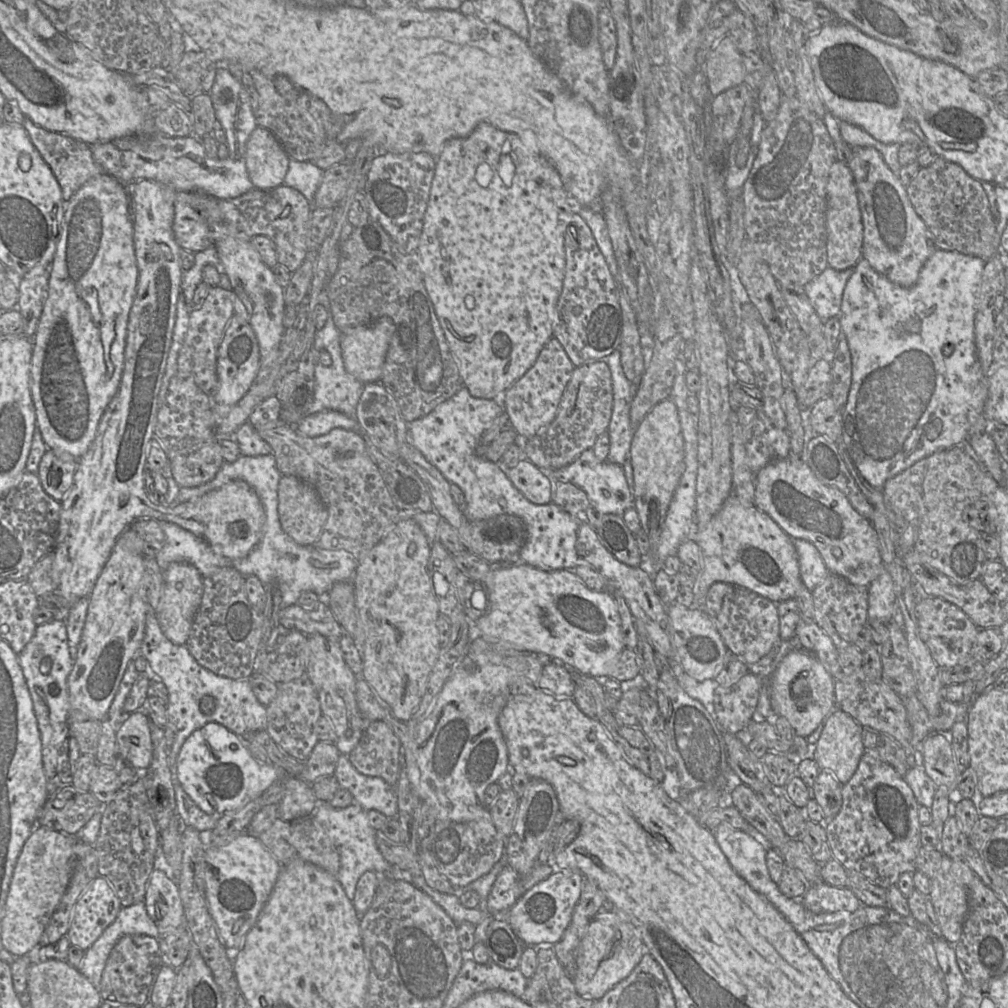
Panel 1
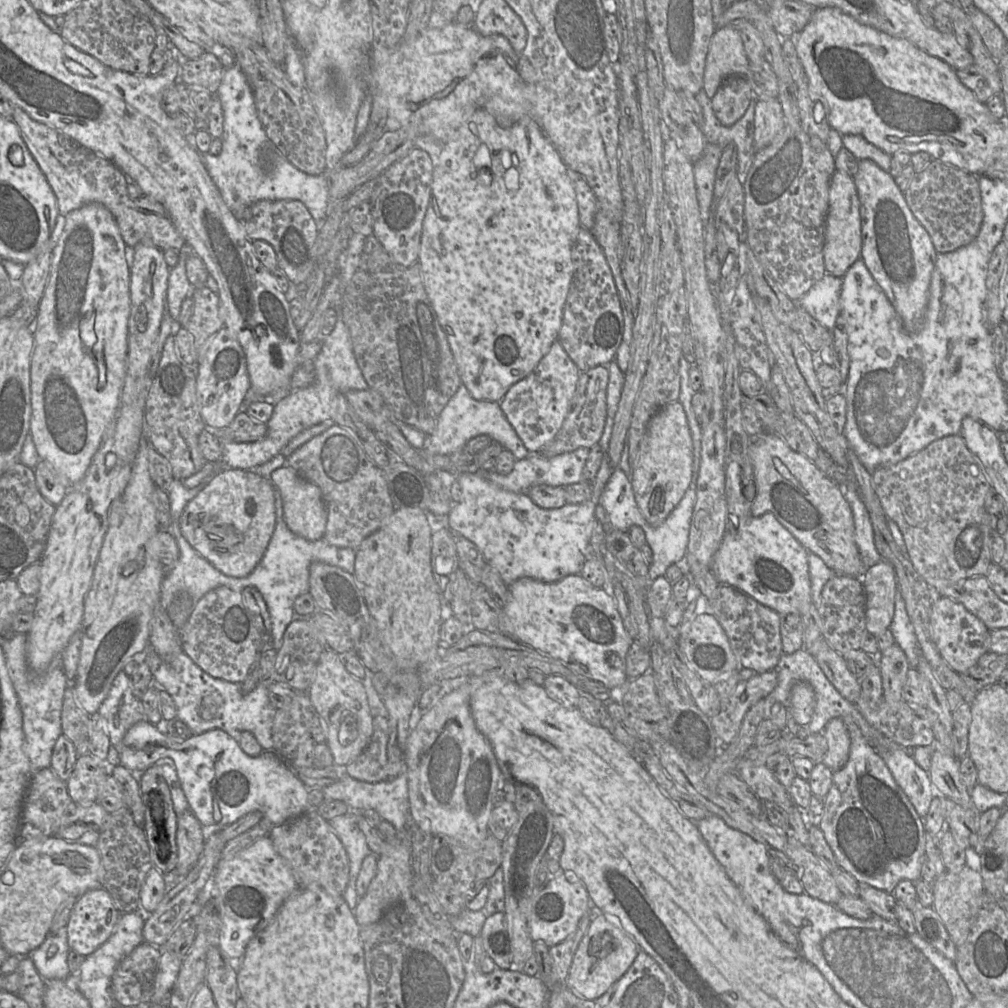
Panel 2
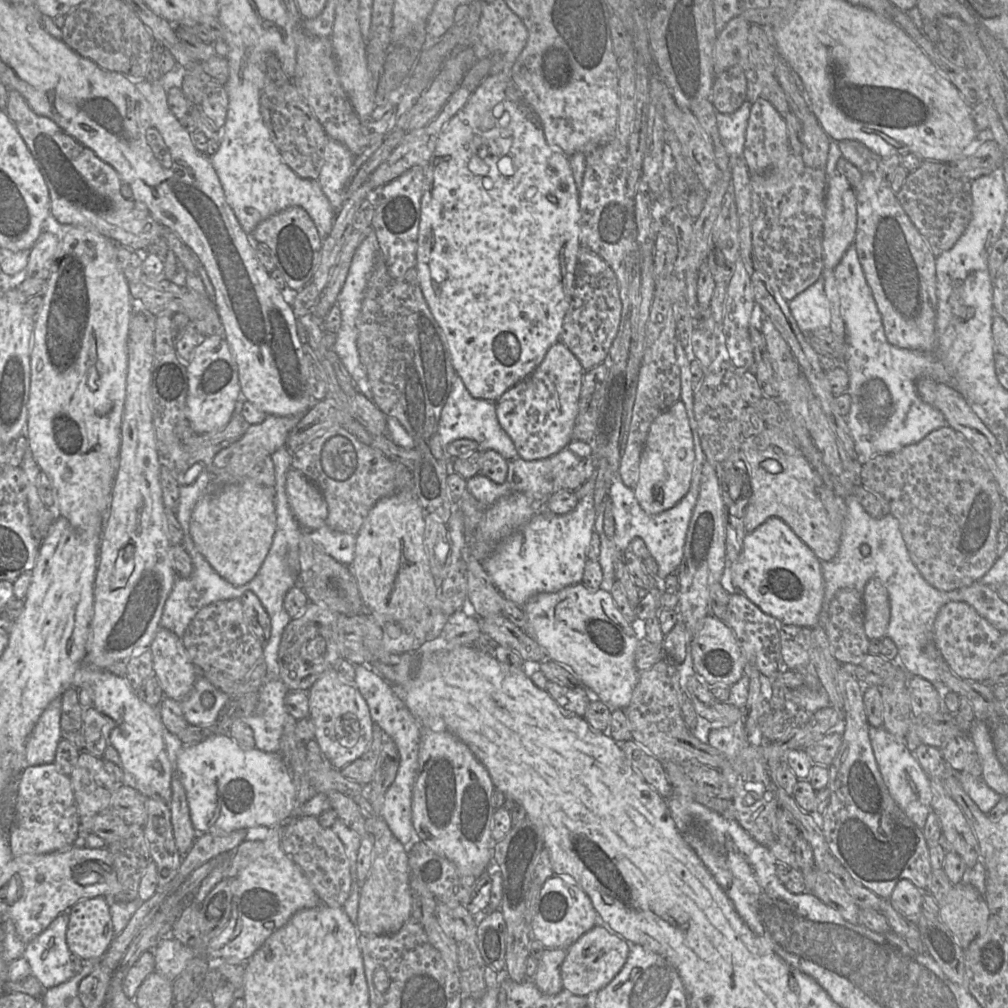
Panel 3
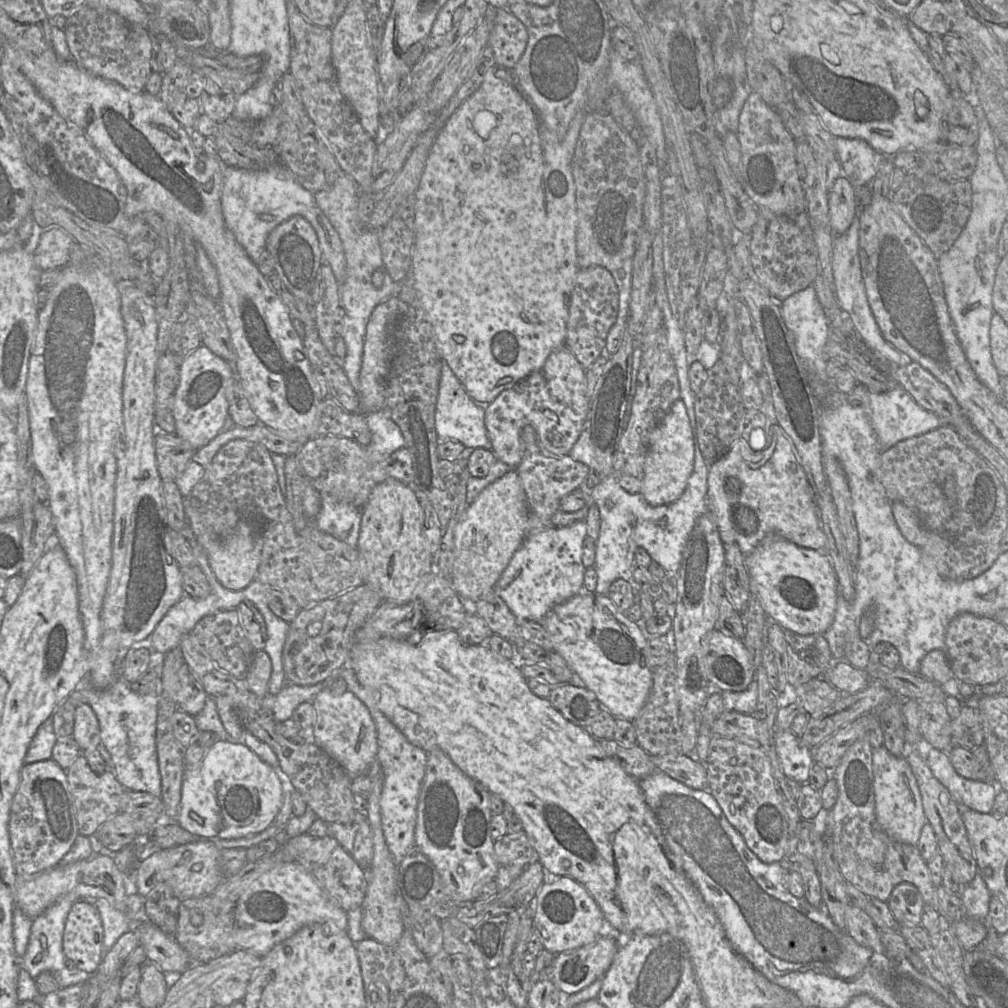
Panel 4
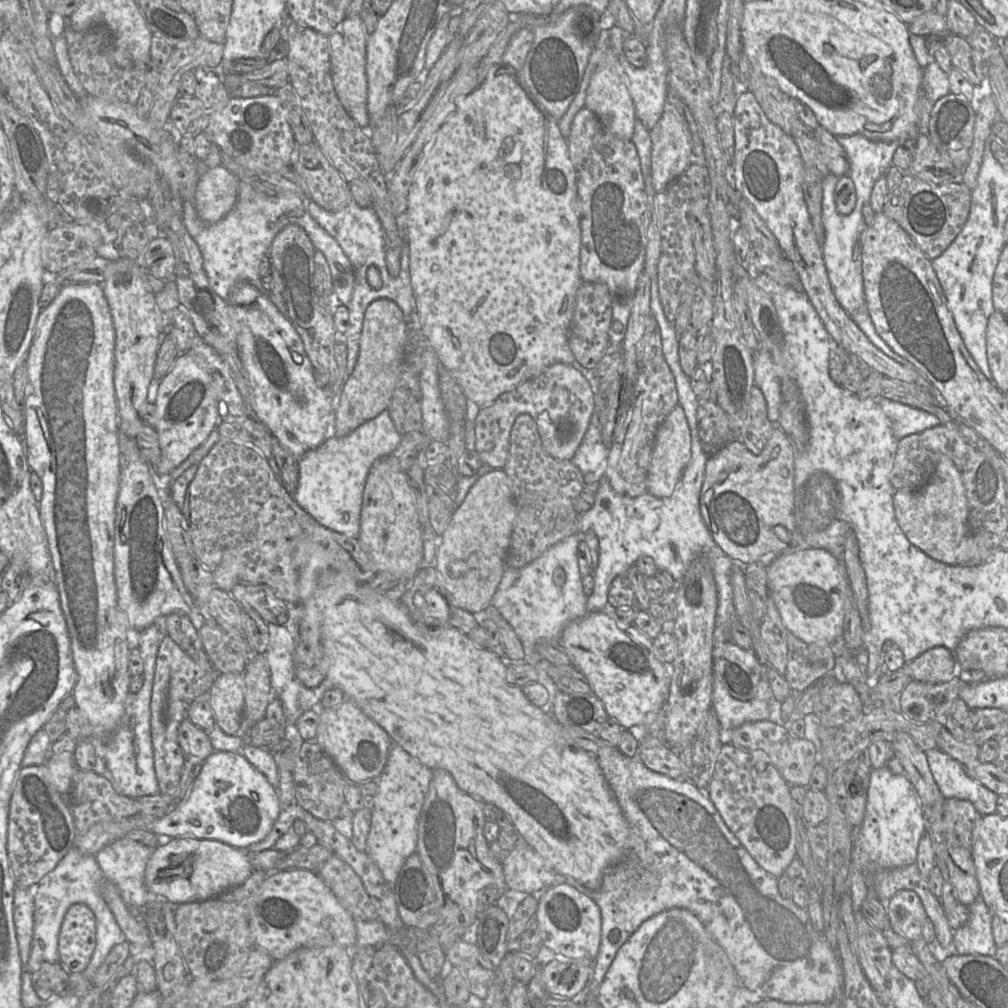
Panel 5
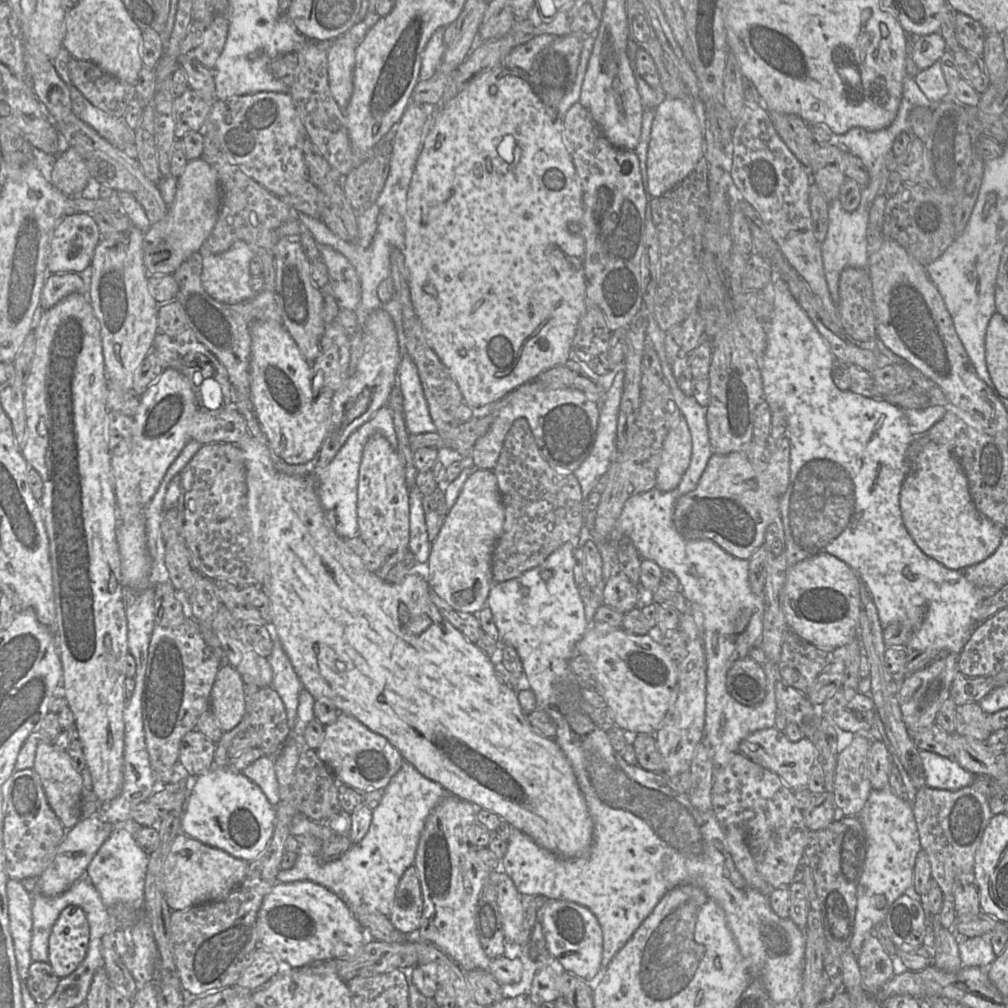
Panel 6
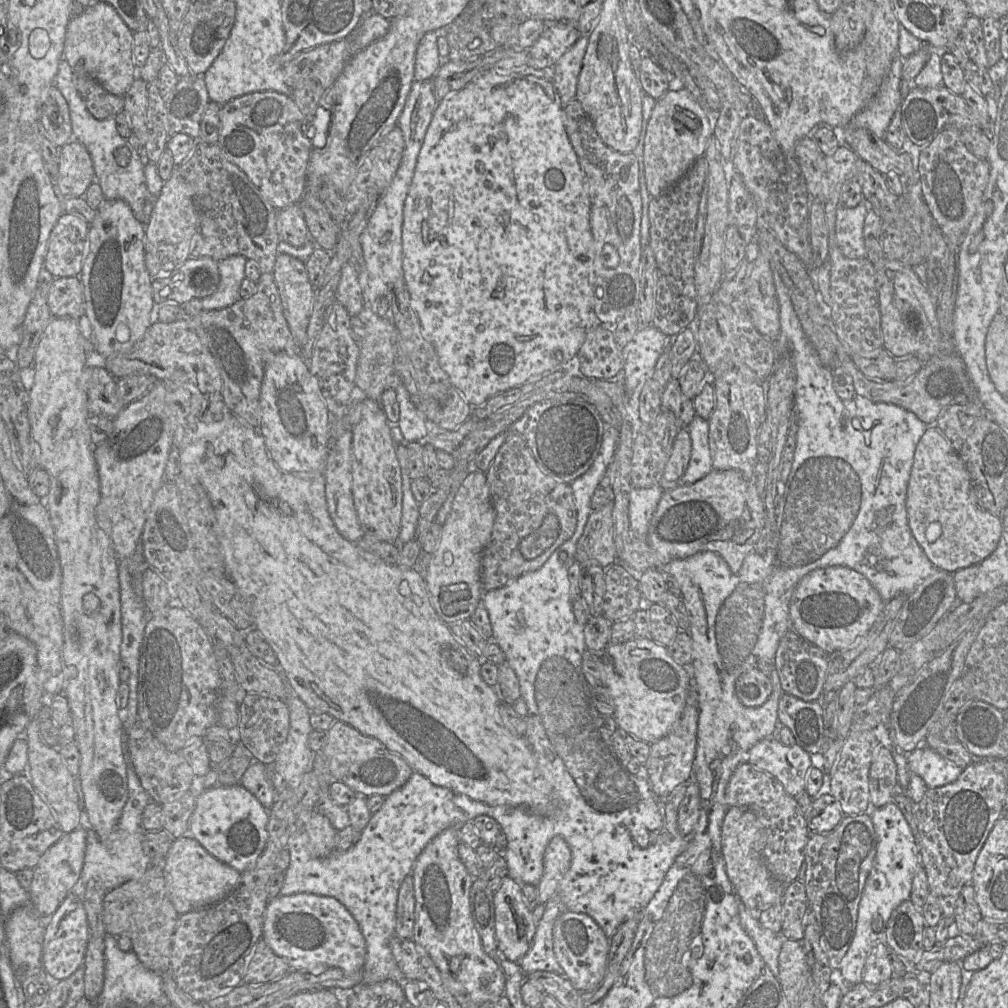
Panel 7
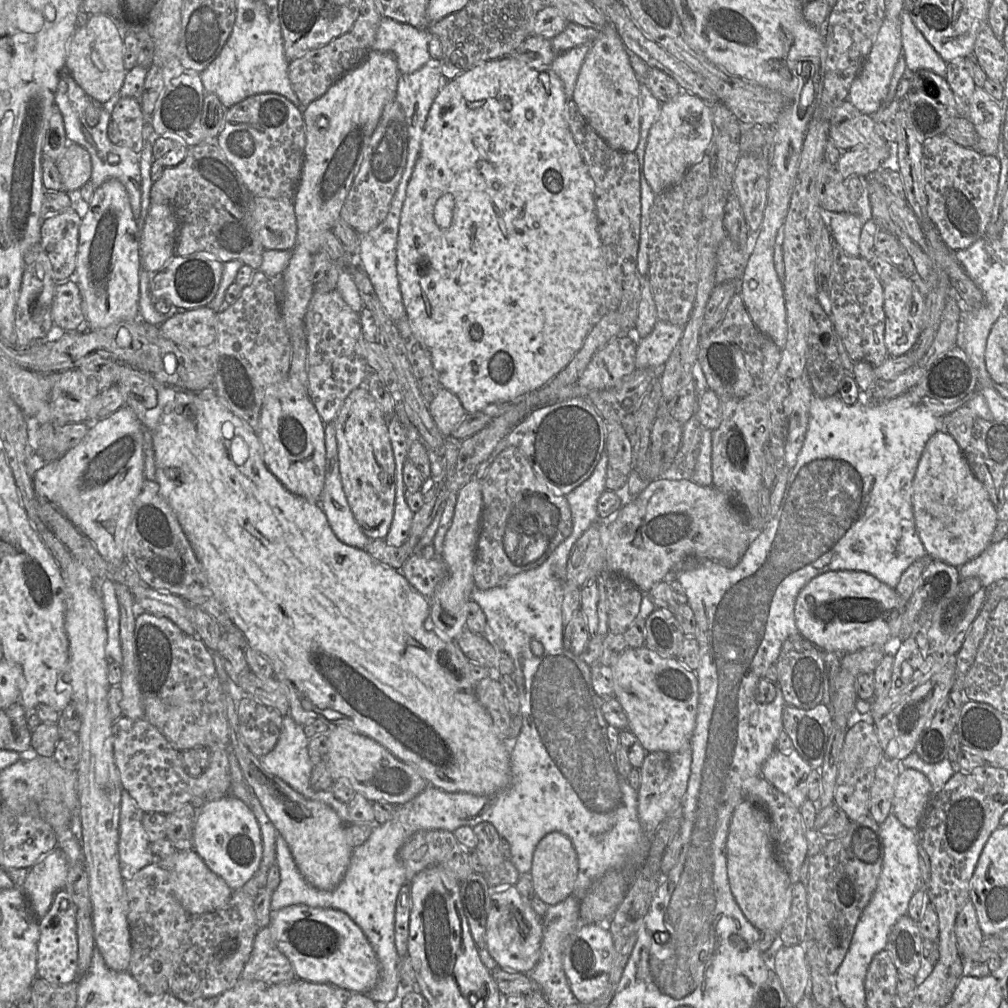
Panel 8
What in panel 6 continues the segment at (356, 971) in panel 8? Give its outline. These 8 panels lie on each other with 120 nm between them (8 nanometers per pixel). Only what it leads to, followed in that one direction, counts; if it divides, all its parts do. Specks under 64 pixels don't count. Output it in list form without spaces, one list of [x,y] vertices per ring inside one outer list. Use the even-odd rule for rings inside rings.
[[[308,881],[277,882],[263,899],[257,916],[258,945],[271,951],[287,967],[303,968],[328,960],[354,957],[366,941],[366,934],[351,909],[326,887]]]

